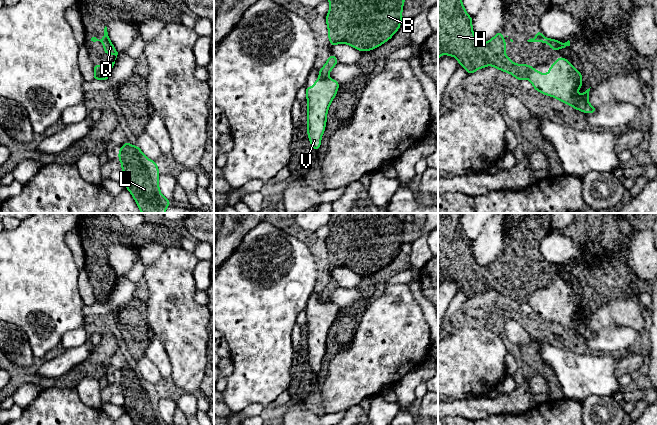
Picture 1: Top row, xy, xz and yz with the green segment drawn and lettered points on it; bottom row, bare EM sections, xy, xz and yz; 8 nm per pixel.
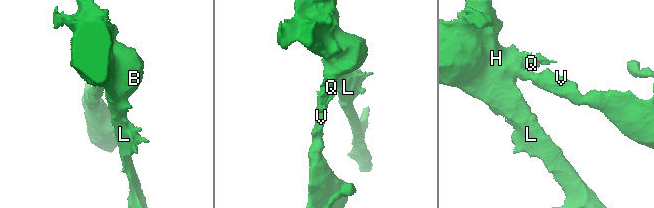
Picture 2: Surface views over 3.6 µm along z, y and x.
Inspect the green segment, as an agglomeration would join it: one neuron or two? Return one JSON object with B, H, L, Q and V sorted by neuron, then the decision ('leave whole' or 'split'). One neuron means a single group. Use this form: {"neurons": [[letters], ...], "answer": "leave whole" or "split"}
{"neurons": [["B", "H", "L", "Q", "V"]], "answer": "leave whole"}

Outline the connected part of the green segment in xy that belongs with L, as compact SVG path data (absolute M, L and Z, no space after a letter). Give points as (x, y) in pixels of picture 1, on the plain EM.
M128 365L120 372L119 385L125 398L124 408L135 425L169 425L160 416L159 393L138 370Z

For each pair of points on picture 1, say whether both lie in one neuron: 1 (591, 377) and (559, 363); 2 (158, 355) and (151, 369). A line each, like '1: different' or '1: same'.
1: same
2: different

